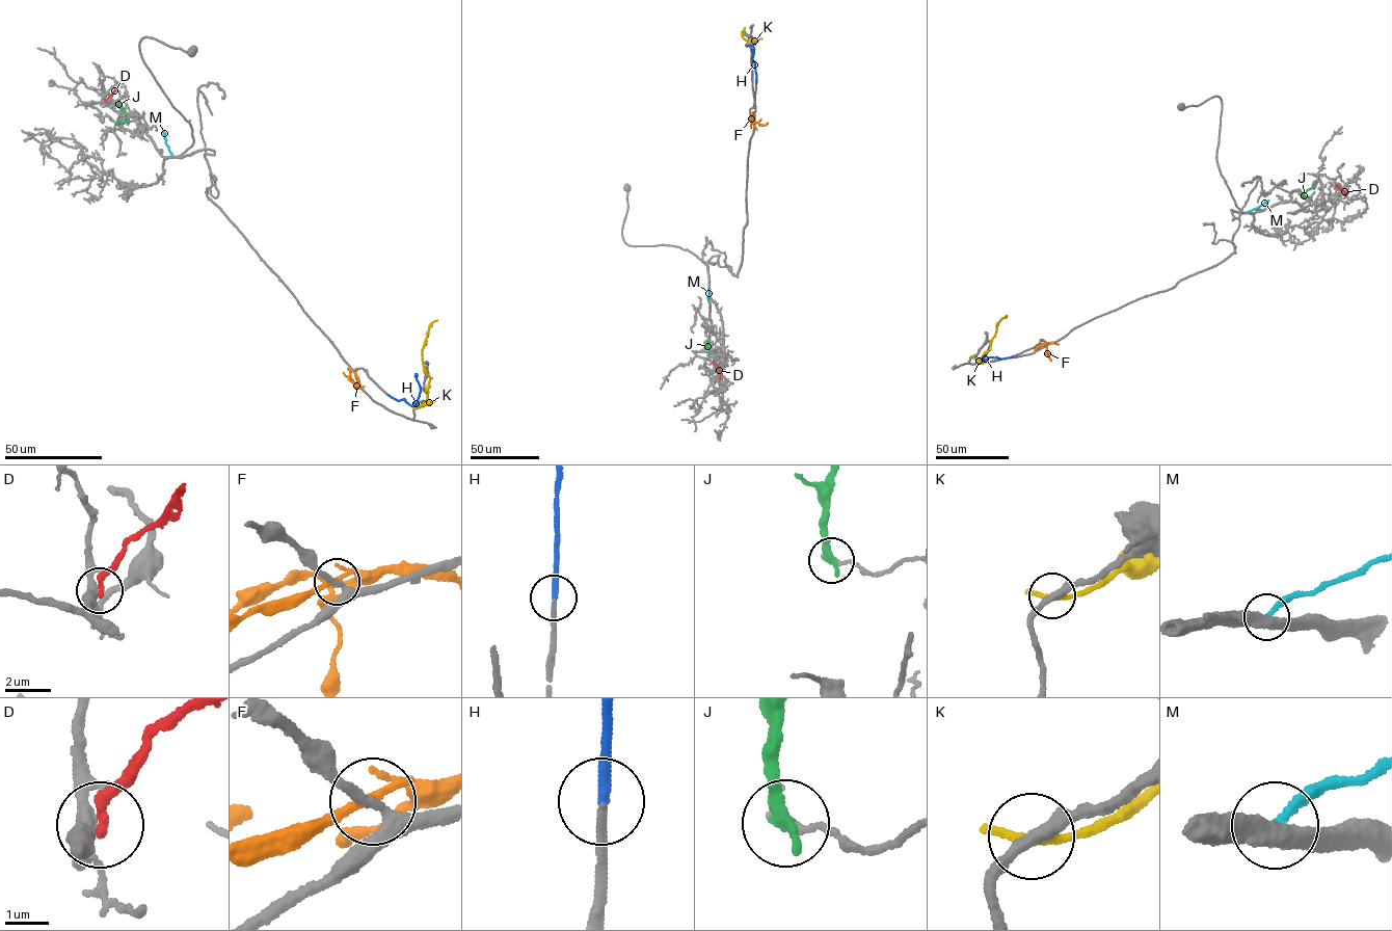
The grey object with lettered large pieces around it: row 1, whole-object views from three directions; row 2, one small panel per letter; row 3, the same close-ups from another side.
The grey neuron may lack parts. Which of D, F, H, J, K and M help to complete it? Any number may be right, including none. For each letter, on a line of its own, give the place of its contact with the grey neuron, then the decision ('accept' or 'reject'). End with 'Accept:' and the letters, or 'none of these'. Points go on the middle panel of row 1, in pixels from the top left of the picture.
D: (720, 378) | reject
F: (753, 118) | reject
H: (756, 83) | accept
J: (710, 351) | reject
K: (748, 43) | reject
M: (708, 288) | reject
Accept: H

